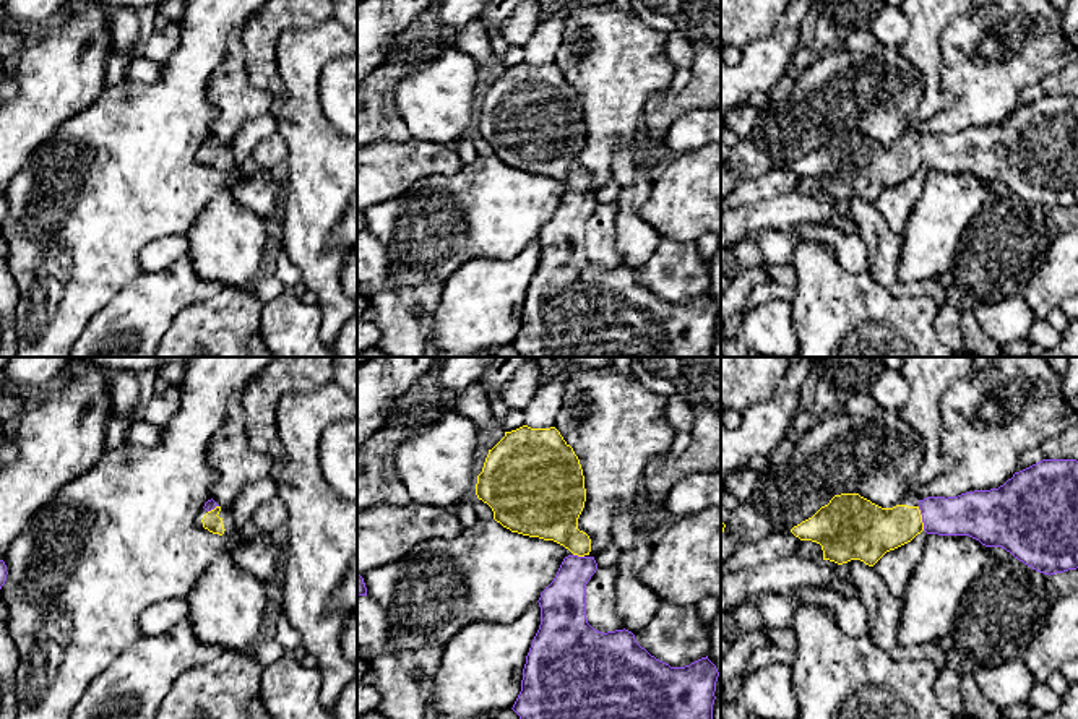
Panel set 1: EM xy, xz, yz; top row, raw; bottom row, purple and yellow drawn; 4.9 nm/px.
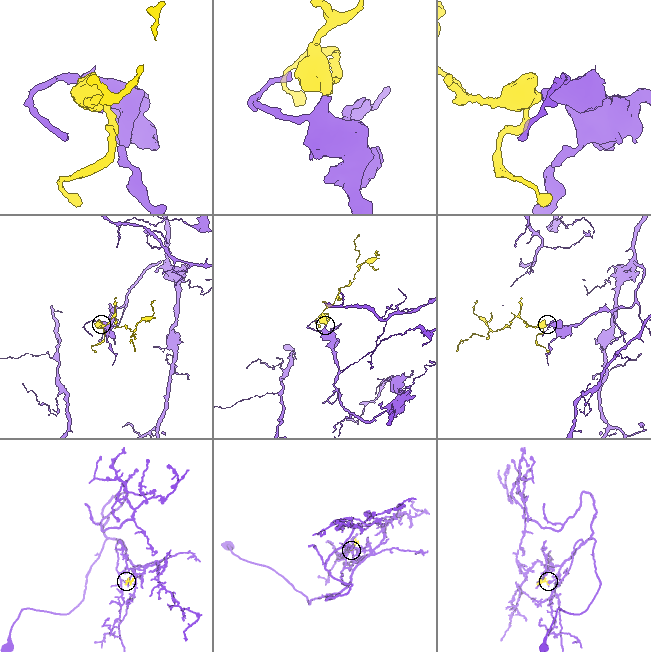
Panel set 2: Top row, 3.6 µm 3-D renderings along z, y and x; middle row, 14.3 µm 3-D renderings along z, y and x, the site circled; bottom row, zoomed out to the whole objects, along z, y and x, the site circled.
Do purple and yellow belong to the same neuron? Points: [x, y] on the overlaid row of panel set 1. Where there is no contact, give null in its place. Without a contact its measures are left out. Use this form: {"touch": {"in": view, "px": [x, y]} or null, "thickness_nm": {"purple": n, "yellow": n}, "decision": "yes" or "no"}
{"touch": {"in": "yz", "px": [922, 518]}, "thickness_nm": {"purple": 220, "yellow": 240}, "decision": "yes"}

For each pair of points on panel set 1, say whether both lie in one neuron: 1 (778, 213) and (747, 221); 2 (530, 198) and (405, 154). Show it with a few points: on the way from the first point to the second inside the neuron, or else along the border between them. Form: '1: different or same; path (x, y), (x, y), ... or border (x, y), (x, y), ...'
1: same; path (770, 213), (755, 218)
2: different; border (463, 166), (453, 174), (429, 174), (419, 180)

